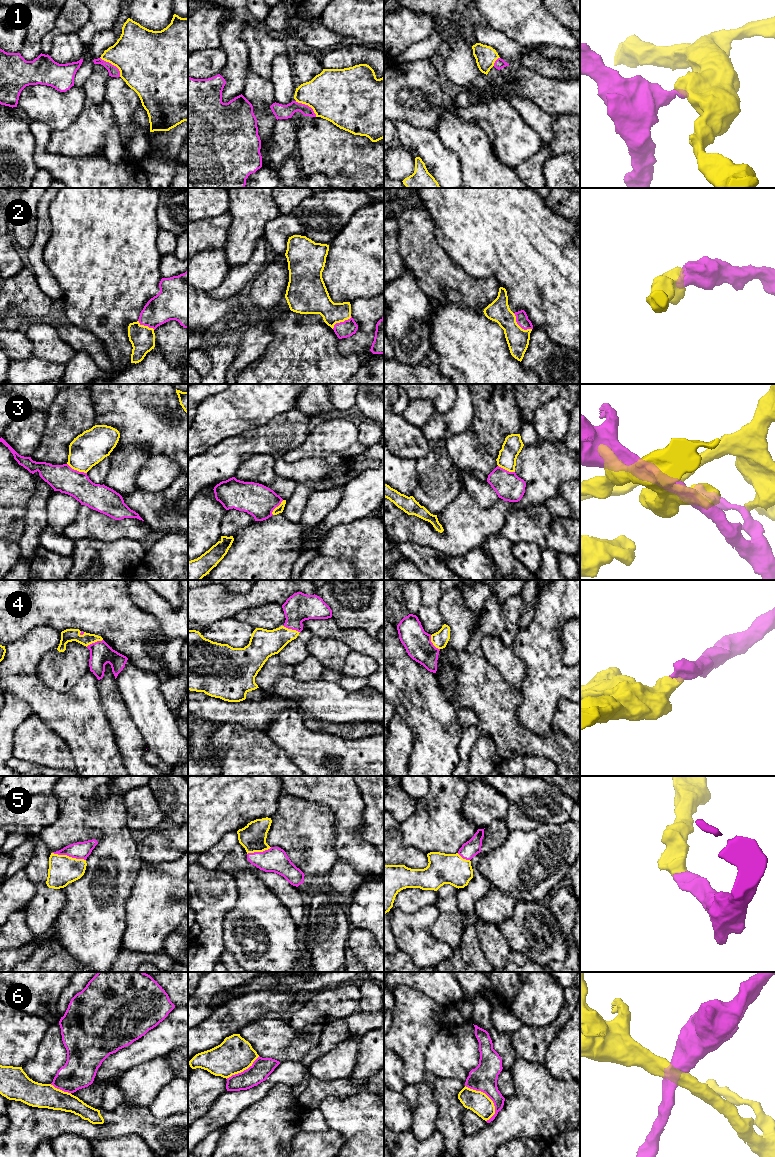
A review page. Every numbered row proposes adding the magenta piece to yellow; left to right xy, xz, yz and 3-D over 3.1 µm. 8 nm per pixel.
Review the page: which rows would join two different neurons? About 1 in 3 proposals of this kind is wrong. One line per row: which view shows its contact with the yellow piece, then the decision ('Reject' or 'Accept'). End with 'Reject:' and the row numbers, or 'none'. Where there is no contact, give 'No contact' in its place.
1: Touches yellow in xy. Reject
2: Touches yellow in yz. Accept
3: Touches yellow in xy. Reject
4: Touches yellow in xz. Accept
5: Touches yellow in xy. Accept
6: Touches yellow in yz. Reject
Reject: 1, 3, 6

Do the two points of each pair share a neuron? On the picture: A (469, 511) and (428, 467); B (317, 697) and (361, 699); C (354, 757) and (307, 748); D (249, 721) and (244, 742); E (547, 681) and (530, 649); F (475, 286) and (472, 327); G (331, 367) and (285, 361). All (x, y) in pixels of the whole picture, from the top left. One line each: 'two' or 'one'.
A: two
B: one
C: one
D: two
E: one
F: two
G: one

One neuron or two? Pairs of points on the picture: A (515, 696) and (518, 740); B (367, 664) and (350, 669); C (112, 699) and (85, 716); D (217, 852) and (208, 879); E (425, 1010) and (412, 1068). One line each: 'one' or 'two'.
A: one
B: one
C: two
D: two
E: one

